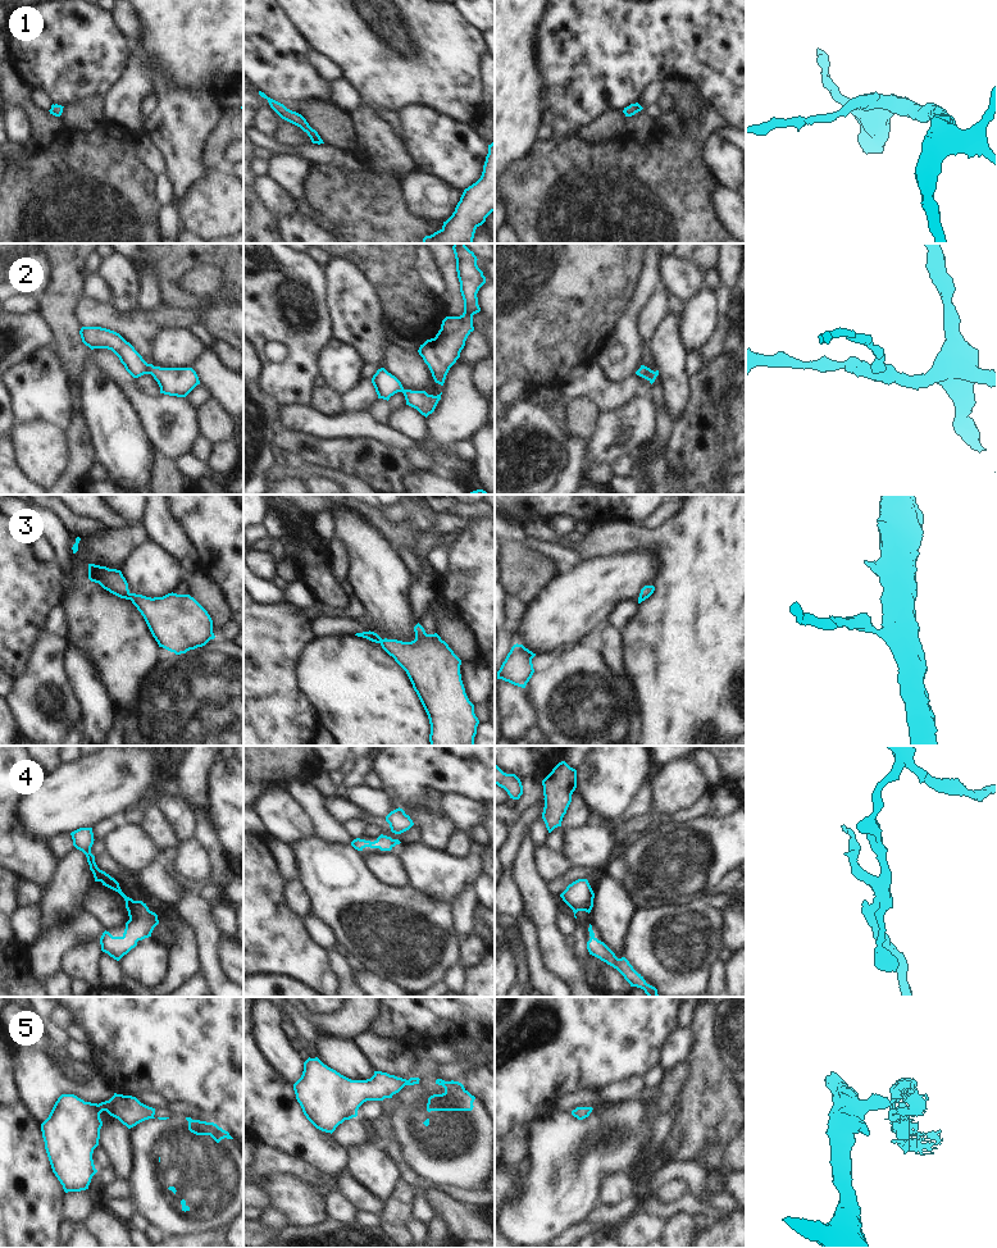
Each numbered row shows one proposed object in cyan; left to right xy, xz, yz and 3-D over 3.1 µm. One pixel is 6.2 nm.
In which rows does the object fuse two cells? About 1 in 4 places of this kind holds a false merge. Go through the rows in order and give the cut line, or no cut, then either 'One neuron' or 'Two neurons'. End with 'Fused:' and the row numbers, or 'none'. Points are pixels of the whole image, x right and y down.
1: No split. One neuron
2: No split. One neuron
3: No split. One neuron
4: No split. One neuron
5: Split along xz (401, 1079), (404, 1085). Two neurons
Fused: 5.

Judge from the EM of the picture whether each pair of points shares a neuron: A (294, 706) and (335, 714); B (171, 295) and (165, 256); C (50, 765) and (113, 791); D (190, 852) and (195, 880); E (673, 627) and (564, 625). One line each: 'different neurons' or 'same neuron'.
A: different neurons
B: same neuron
C: different neurons
D: same neuron
E: different neurons

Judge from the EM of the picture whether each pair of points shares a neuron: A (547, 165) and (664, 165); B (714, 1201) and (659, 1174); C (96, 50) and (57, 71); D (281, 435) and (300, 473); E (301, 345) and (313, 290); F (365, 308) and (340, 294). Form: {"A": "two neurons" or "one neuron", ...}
{"A": "one neuron", "B": "one neuron", "C": "one neuron", "D": "two neurons", "E": "one neuron", "F": "one neuron"}

